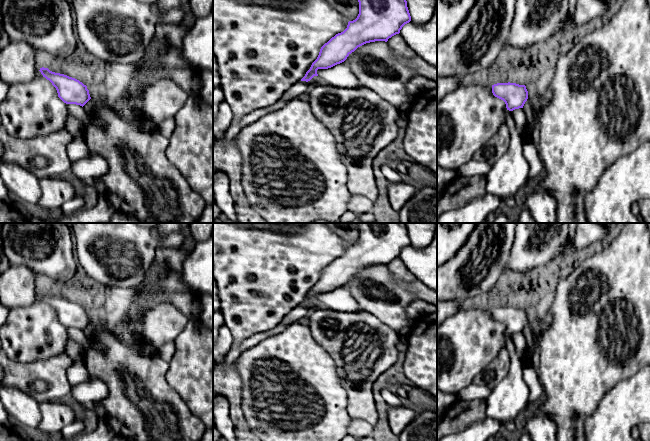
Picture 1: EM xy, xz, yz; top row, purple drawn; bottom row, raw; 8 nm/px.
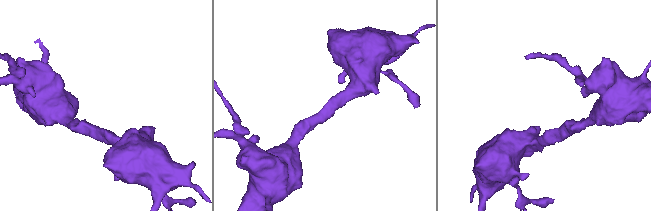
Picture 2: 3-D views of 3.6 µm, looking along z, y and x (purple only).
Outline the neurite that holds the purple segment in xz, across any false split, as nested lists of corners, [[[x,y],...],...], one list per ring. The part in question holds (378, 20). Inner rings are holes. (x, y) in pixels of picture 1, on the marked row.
[[[358,0],[359,14],[347,28],[325,43],[317,59],[301,81],[318,76],[318,69],[328,69],[344,62],[358,47],[375,41],[387,42],[411,21],[406,0]]]

